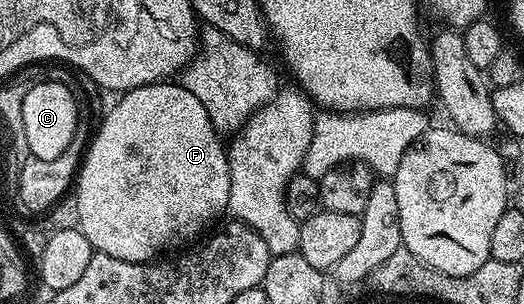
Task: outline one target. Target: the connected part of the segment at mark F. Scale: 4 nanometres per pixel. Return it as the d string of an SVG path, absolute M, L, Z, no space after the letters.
M178 82L150 83L132 91L124 91L116 99L119 100L116 101L115 108L104 117L99 132L94 132L77 172L77 190L74 192L74 197L77 199L78 208L80 209L78 230L83 232L83 236L91 242L95 251L105 253L109 257L117 257L121 261L150 263L156 257L167 253L162 253L162 251L167 251L170 247L180 246L179 248L182 248L187 245L182 245L182 243L187 243L194 235L201 234L222 211L224 213L228 210L230 165L227 160L225 143L219 140L222 139L220 132L216 131L215 126L209 121L209 113L205 113L205 105L201 105L201 101L197 101L197 97L193 97L193 93L189 93L189 89L180 87Z

